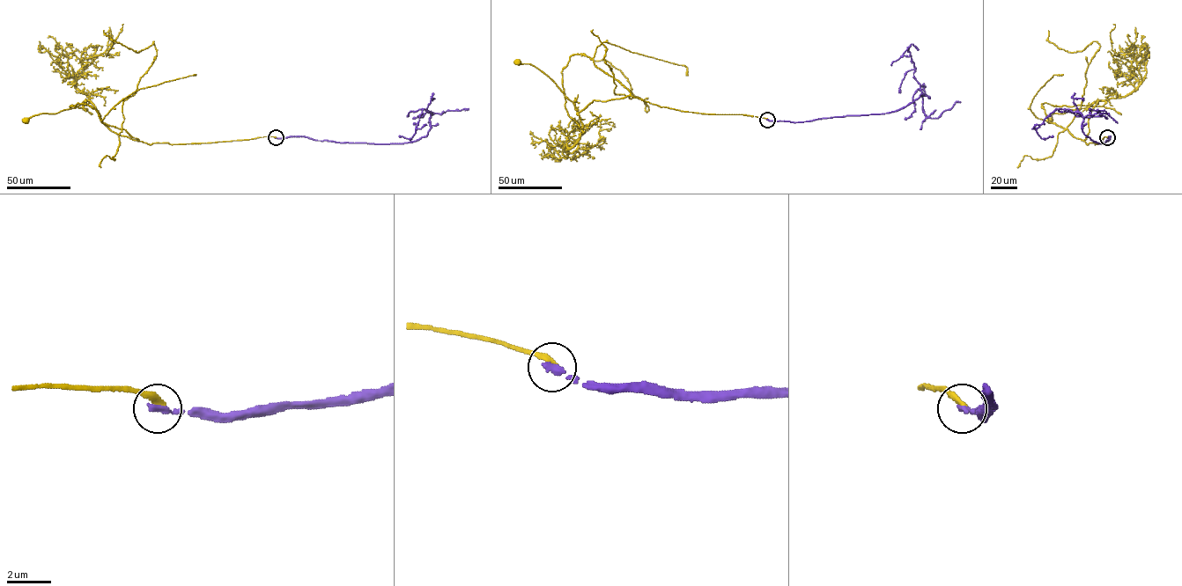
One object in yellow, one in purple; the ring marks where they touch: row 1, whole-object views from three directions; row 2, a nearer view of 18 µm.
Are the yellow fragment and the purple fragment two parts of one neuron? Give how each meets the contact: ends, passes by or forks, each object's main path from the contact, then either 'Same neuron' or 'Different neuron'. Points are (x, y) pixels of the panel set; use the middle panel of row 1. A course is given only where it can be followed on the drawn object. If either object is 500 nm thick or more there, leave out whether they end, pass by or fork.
At the ring yellow ends. At the ring purple ends. Course of yellow: (767, 120), (683, 112), (627, 96), (594, 100), (578, 112), (547, 76), (528, 63), (516, 62). Course of purple: (767, 120), (804, 121), (879, 114), (904, 107), (922, 94), (907, 47), (890, 65). Different neuron

